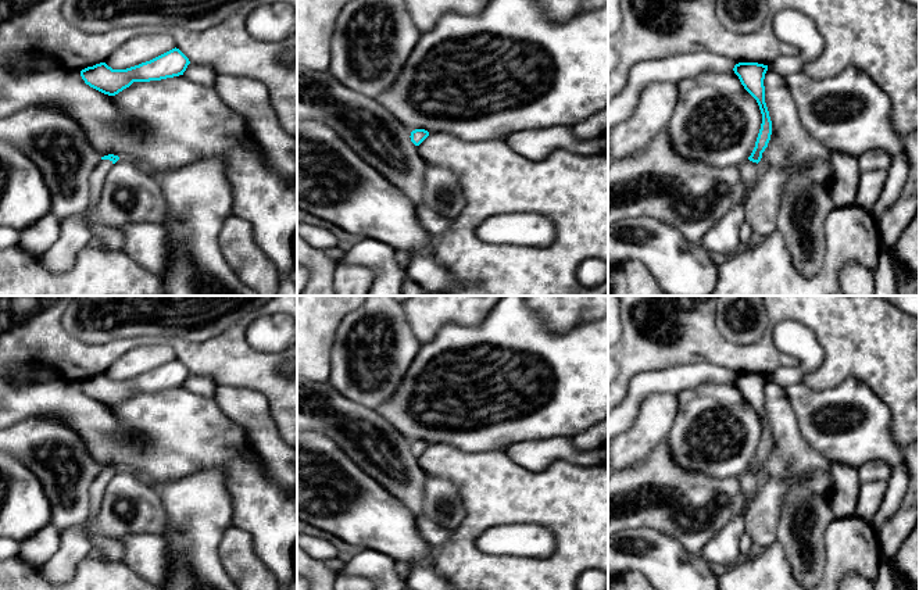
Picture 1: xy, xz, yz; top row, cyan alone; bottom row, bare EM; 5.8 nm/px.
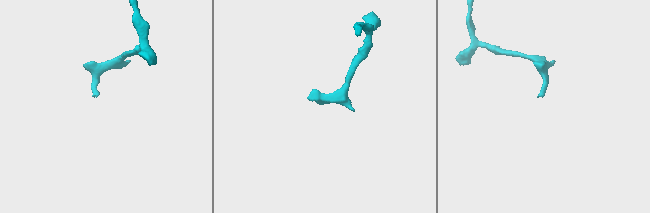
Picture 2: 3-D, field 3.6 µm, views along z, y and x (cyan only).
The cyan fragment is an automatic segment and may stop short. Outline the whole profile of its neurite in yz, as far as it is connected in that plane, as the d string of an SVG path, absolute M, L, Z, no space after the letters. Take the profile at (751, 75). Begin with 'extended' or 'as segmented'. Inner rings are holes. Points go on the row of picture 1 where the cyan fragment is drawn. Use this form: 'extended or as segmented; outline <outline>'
extended; outline M739 62L734 65L733 71L739 76L744 89L757 100L762 114L762 124L755 142L755 147L751 155L739 167L744 183L750 187L759 174L761 167L758 162L761 161L762 153L768 147L772 135L772 121L765 103L764 86L768 65L758 62Z

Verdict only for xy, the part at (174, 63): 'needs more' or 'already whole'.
already whole

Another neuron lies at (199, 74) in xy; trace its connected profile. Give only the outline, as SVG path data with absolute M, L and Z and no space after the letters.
M190 62L183 72L186 79L192 81L196 85L201 86L214 86L215 85L215 71L204 64L193 64Z

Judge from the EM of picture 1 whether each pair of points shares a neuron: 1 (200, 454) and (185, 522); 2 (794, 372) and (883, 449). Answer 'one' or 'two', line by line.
1: two
2: two

